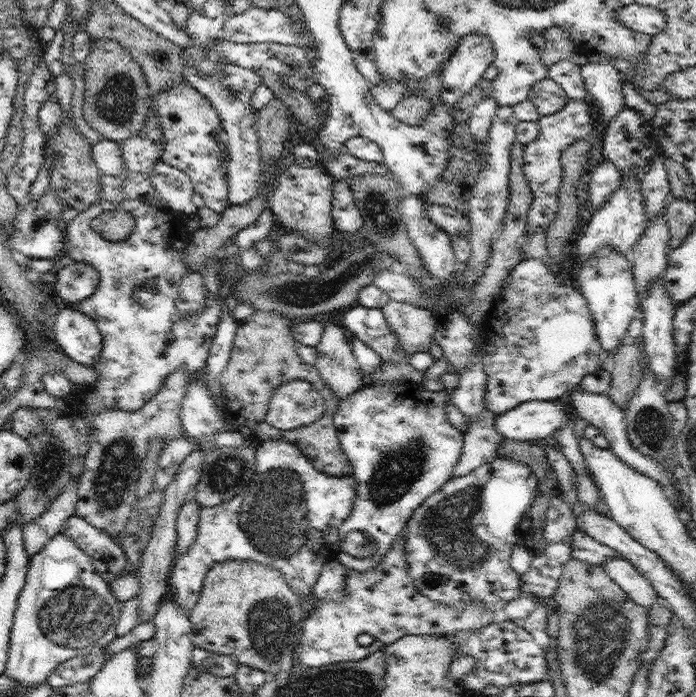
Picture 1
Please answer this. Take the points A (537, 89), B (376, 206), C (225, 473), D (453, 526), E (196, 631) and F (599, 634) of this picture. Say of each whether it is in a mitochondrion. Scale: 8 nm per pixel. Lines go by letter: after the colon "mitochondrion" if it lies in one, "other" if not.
A: other
B: mitochondrion
C: mitochondrion
D: mitochondrion
E: other
F: mitochondrion

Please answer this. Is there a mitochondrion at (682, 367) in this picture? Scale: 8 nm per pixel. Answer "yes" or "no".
no

